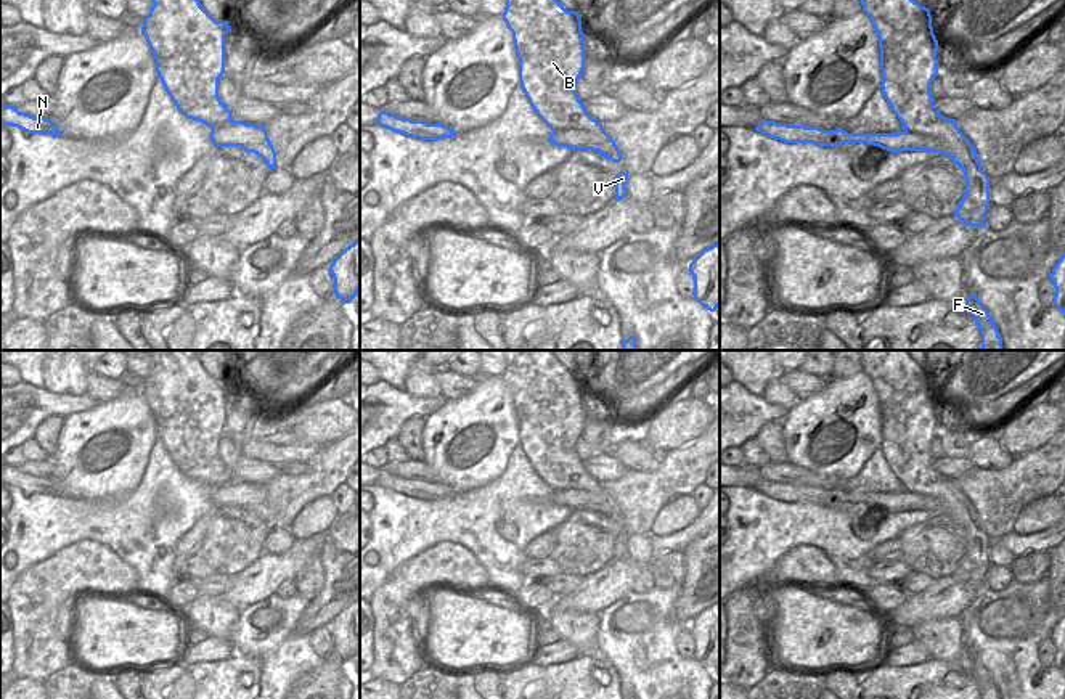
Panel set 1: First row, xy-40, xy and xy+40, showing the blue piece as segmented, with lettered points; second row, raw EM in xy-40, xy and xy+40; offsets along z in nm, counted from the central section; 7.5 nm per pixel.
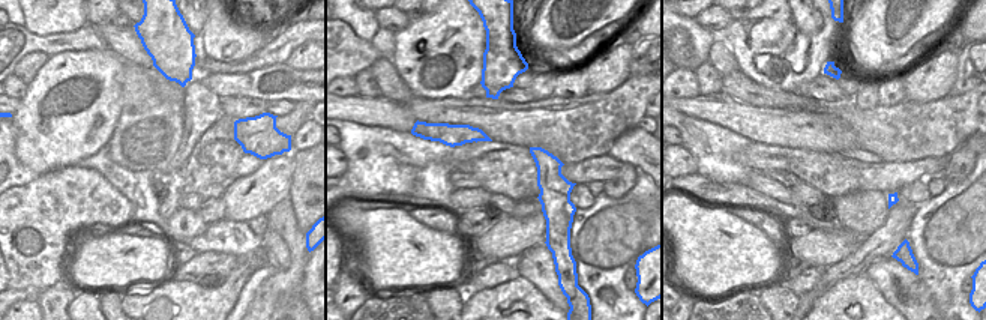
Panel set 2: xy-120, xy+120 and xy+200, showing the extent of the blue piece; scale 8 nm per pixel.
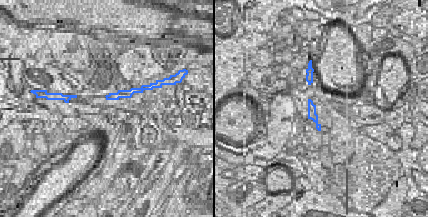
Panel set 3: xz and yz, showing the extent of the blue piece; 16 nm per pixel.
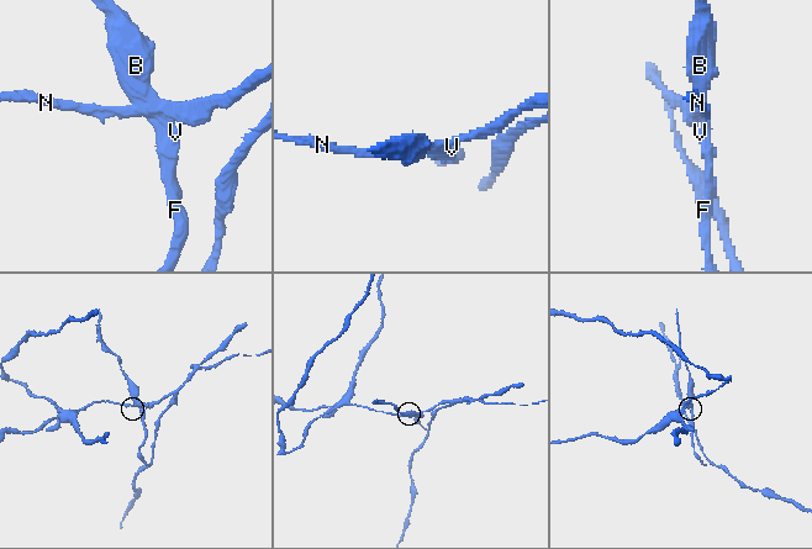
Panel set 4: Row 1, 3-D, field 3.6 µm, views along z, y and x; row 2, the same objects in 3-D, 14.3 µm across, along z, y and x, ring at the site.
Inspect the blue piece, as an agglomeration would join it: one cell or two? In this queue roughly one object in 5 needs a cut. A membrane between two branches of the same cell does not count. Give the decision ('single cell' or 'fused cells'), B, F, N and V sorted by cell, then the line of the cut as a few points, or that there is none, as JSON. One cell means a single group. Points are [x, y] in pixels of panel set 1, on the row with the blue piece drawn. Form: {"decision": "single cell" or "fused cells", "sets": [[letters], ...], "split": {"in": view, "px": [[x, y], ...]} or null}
{"decision": "fused cells", "sets": [["B", "F", "V"], ["N"]], "split": {"in": "xy", "px": [[553, 130], [587, 130], [601, 138], [603, 148]]}}

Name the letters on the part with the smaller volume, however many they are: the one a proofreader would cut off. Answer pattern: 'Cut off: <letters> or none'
Cut off: B, F, V

